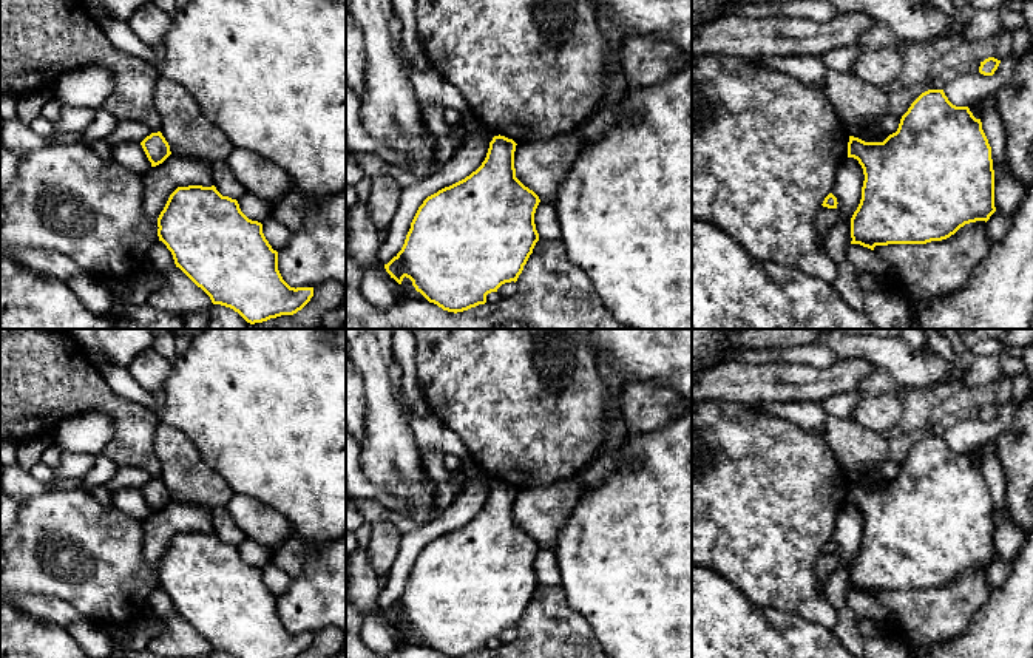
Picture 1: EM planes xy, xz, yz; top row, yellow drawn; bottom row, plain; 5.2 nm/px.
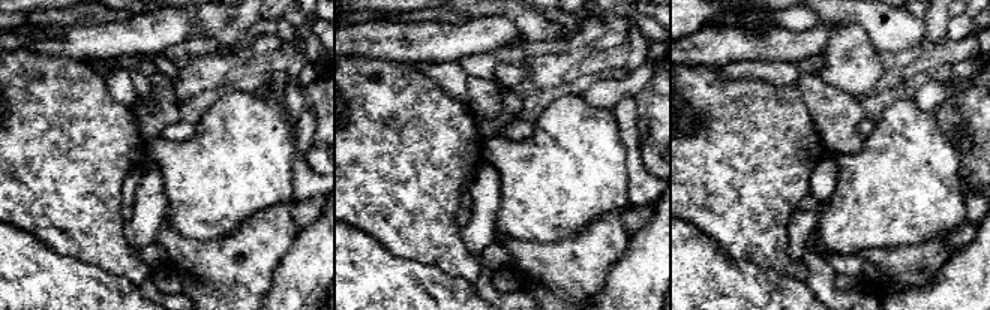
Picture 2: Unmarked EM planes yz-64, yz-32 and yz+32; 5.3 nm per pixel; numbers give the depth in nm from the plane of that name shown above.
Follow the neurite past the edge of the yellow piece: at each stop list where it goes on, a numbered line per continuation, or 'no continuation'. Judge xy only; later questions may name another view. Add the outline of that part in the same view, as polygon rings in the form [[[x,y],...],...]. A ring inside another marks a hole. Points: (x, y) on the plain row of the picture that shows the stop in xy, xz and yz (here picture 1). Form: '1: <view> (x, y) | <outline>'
no continuation

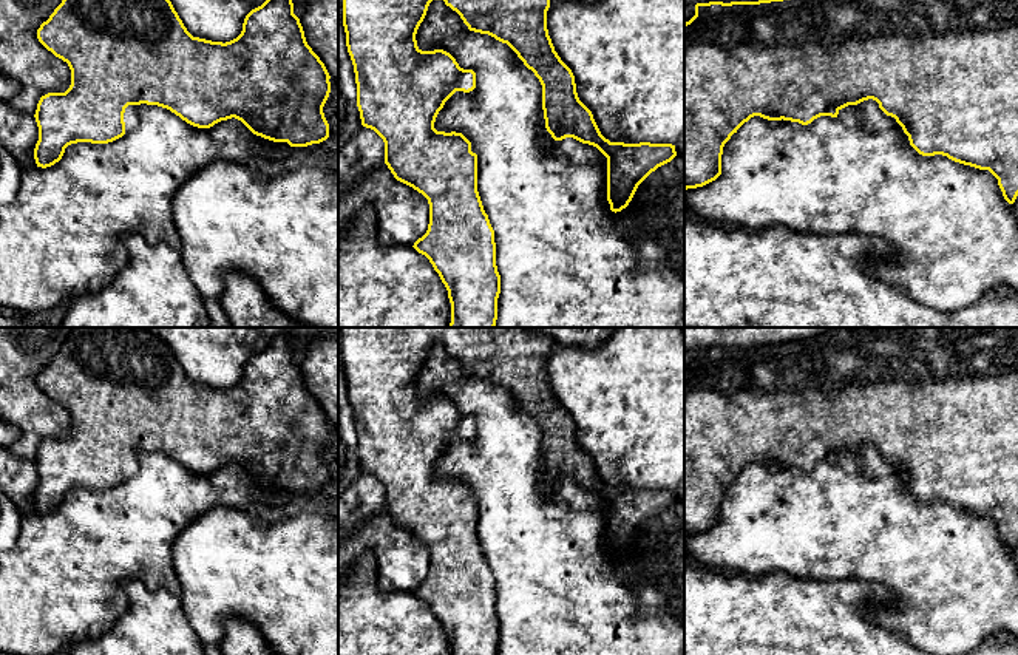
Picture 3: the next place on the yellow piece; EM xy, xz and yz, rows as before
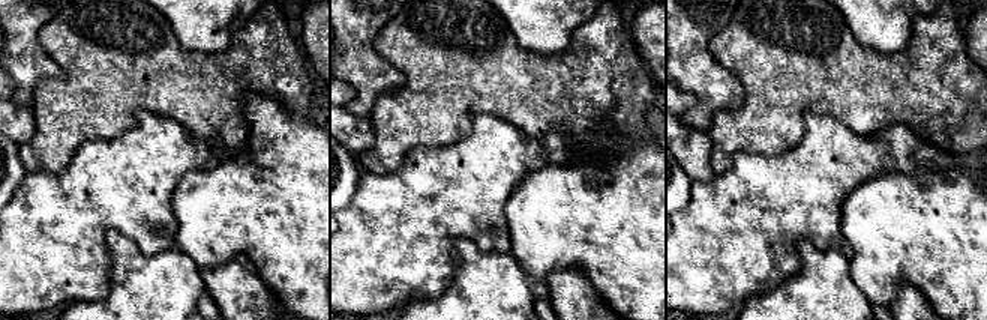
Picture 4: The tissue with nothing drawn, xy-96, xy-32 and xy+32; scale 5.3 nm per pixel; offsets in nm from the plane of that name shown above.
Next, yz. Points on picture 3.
1: yz (848, 461) | [[[848,451],[842,456],[839,456],[837,465],[845,470],[847,473],[857,473],[859,462],[856,457],[856,451]]]

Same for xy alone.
1: xy (130, 462) | [[[128,451],[124,459],[125,479],[130,479],[137,471],[137,451]]]

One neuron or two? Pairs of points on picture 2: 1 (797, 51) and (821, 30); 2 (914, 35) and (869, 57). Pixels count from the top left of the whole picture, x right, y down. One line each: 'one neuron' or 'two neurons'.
1: one neuron
2: two neurons

